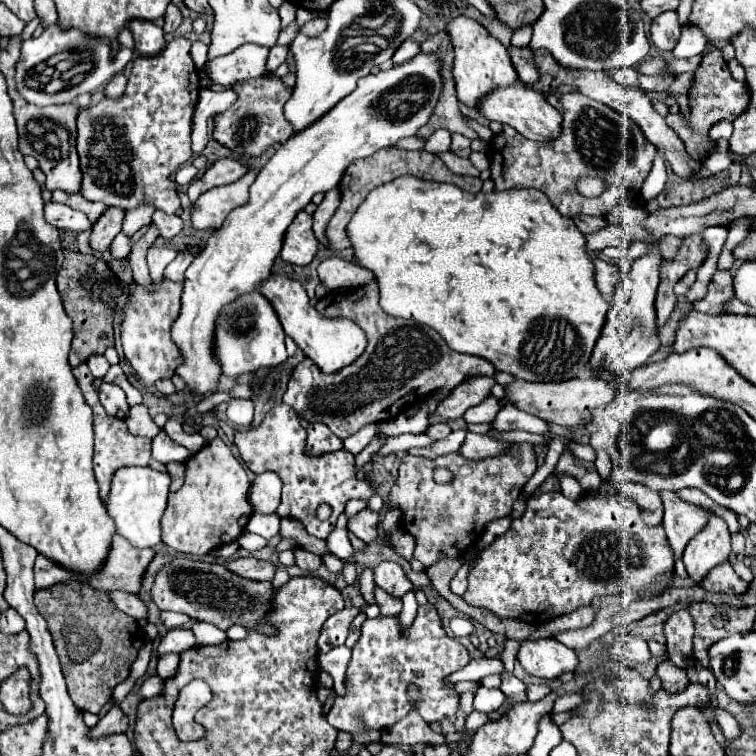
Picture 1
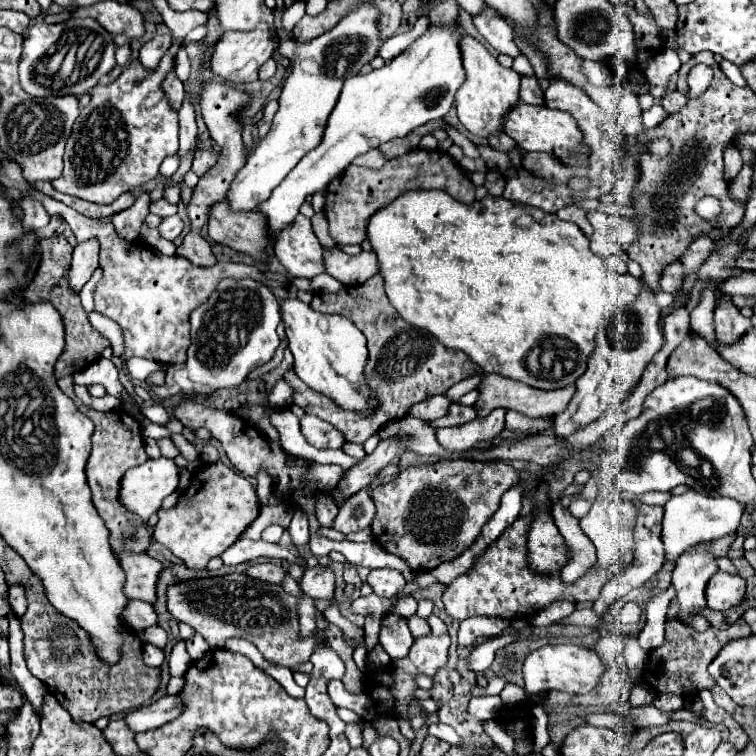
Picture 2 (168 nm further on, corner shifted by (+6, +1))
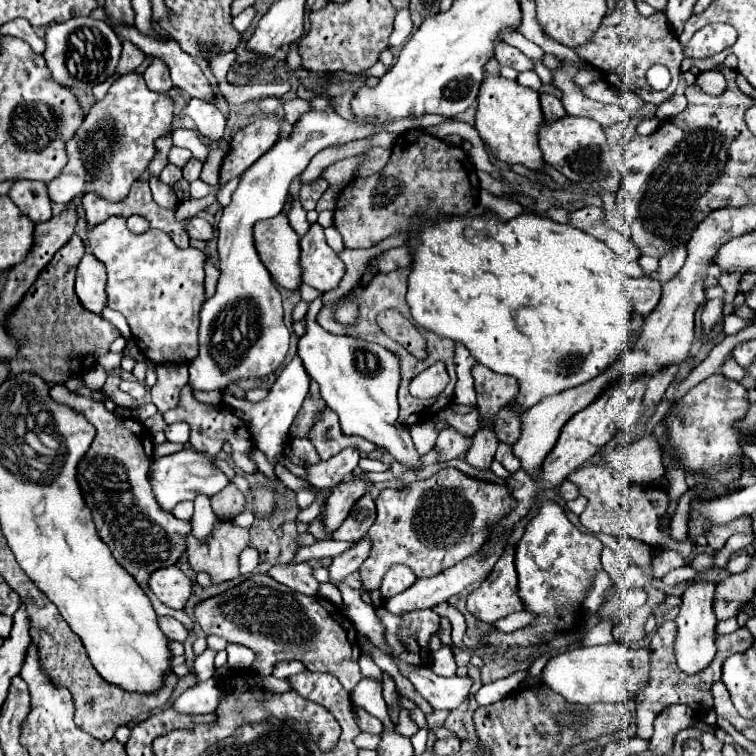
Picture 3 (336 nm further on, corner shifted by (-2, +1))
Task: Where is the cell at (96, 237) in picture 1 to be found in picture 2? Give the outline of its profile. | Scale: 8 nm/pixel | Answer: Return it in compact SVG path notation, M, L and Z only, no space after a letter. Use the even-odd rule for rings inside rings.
M94 237L84 241L84 243L78 243L74 247L72 267L70 267L70 285L72 285L72 289L80 291L84 287L84 283L90 279L90 275L98 267L98 255L100 255L100 243Z

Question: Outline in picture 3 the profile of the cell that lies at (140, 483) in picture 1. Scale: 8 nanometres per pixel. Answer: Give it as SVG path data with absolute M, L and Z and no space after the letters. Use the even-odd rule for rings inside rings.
M182 449L166 457L156 457L152 461L150 481L152 481L152 491L156 493L156 499L160 501L160 507L164 507L166 511L172 511L172 507L184 499L194 501L196 495L212 497L230 483L228 477L214 465L210 457L206 457L204 453L196 453L192 449Z

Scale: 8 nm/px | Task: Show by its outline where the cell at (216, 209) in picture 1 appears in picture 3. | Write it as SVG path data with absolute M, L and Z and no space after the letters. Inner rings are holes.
M284 213L274 219L266 219L256 223L254 241L258 255L272 279L288 289L298 291L302 285L302 267L300 267L300 237L290 227L288 217Z

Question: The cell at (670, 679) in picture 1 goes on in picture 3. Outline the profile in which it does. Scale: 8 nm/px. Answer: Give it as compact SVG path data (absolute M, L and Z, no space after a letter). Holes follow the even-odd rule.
M668 705L654 721L654 735L650 739L648 751L652 755L670 755L676 733L692 727L694 723L694 711L688 709L688 705Z

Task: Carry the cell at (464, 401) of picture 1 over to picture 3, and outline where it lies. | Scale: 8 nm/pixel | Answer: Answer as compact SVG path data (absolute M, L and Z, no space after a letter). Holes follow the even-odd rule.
M354 475L350 481L344 481L334 487L334 493L328 497L324 507L322 525L328 533L334 533L342 521L348 517L354 501L366 493L370 483L362 475Z

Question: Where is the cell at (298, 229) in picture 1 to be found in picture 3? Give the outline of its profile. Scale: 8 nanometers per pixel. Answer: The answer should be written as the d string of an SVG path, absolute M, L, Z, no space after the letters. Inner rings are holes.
M314 223L310 231L300 239L300 247L304 283L318 289L320 293L336 289L344 277L346 267L338 253L334 253L326 243L324 229L318 223Z

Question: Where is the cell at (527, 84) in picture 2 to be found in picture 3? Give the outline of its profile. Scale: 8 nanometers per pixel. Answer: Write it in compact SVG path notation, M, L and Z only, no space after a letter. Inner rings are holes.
M540 95L540 105L542 105L542 111L546 115L546 121L556 121L556 119L562 119L566 115L562 101L554 95Z

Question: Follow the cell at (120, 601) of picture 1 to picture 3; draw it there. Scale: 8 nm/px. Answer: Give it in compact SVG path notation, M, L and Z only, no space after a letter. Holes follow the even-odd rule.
M158 617L158 625L160 625L160 629L166 633L166 637L172 639L172 641L184 643L184 641L188 639L186 627L182 627L180 621L176 621L176 619L172 619L172 617Z

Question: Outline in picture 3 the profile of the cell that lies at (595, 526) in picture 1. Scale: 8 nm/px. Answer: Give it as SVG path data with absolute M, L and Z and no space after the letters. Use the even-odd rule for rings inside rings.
M506 547L488 579L468 595L466 607L476 619L494 623L524 609L520 597L516 595L516 587L518 573L514 567L514 547Z

